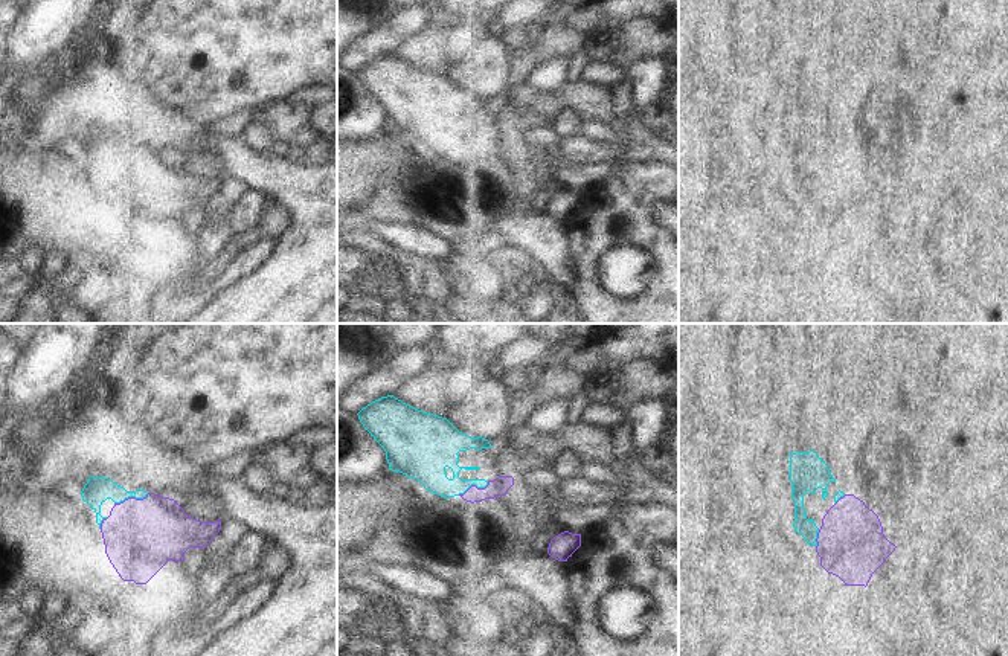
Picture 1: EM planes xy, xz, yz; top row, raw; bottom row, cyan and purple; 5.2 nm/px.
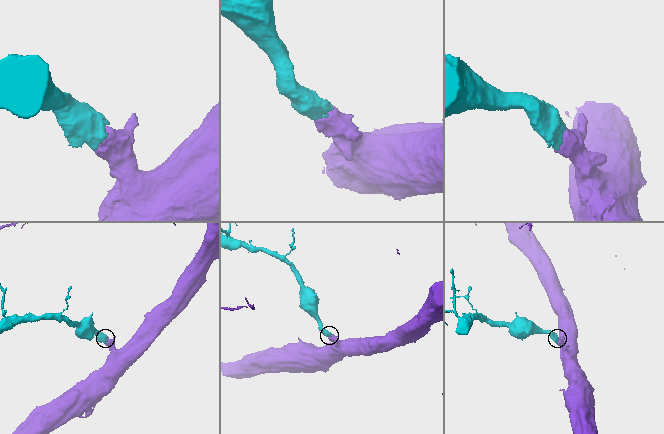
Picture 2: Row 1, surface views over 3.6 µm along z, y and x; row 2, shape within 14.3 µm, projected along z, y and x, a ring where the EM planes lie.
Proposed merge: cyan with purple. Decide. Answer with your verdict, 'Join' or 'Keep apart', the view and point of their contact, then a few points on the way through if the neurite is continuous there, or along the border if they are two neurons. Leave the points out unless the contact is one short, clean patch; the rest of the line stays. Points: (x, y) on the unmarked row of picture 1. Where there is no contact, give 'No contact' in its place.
Join. Touches cyan at xy (131, 154). Path across: xy (96, 148), (131, 154), (141, 194).

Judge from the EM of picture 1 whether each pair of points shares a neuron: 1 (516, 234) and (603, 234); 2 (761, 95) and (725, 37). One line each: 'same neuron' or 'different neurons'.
1: different neurons
2: same neuron

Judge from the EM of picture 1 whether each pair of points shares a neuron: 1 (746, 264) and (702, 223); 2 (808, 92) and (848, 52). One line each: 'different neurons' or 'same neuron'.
1: different neurons
2: same neuron

